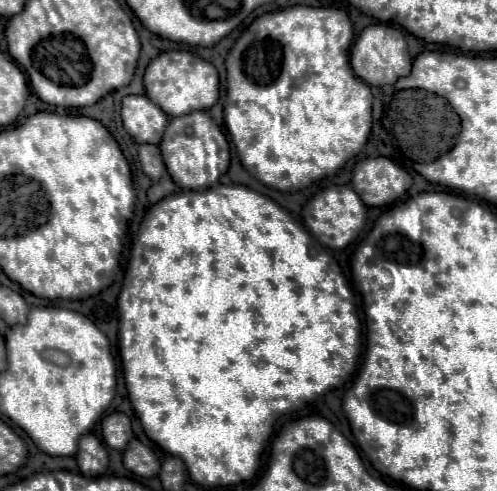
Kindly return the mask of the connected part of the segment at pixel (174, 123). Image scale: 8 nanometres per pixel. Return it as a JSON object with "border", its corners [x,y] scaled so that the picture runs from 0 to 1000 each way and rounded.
{"border":[[[388,226],[360,242],[344,242],[320,291],[320,303],[340,356],[368,385],[416,385],[421,377],[437,371],[461,340],[457,283],[412,226]]]}

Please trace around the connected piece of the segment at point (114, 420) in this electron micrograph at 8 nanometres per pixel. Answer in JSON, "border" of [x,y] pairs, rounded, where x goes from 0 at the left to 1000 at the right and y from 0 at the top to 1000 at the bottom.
{"border":[[[223,841],[207,853],[203,862],[207,870],[207,894],[219,910],[235,914],[235,919],[247,919],[260,902],[260,894],[268,890],[268,878],[264,878],[264,862],[256,853],[252,841]]]}

